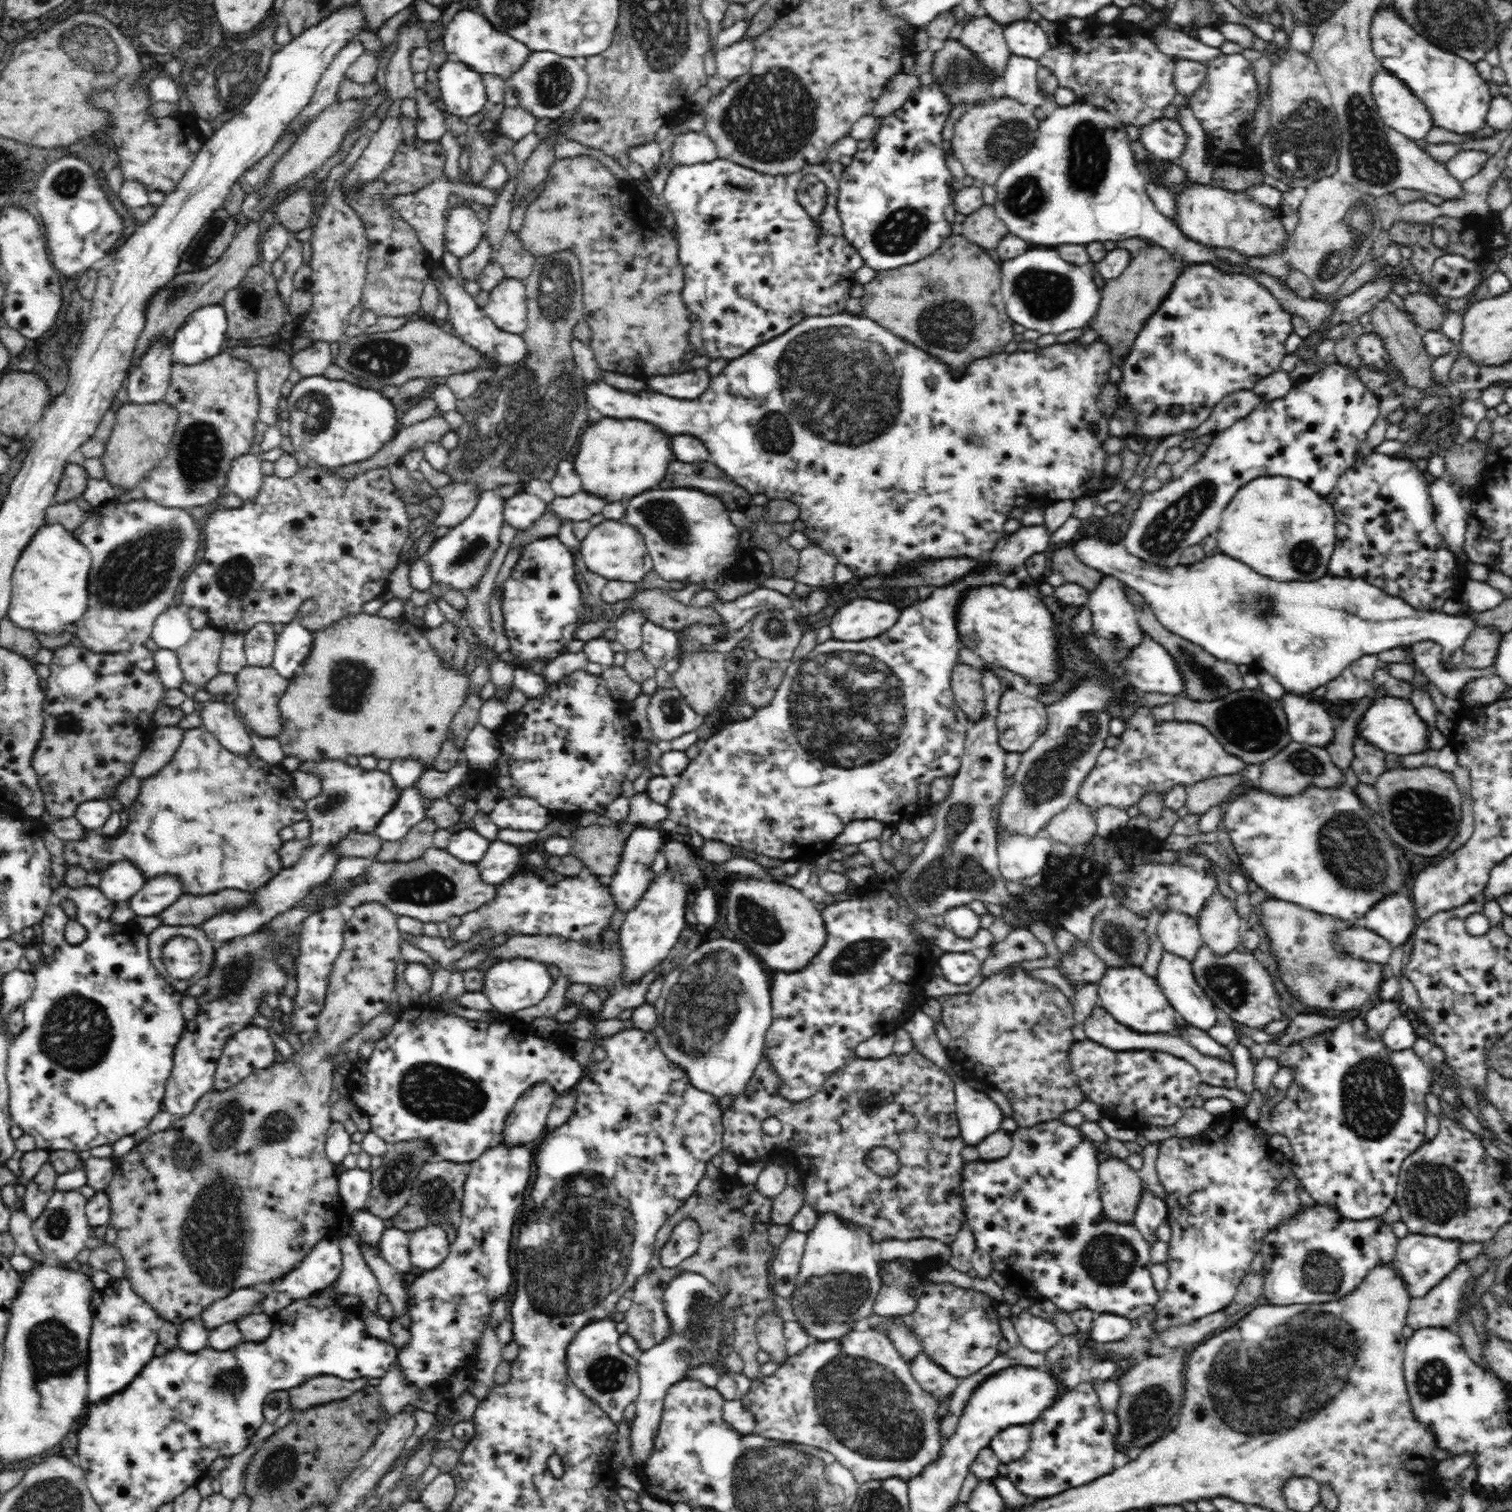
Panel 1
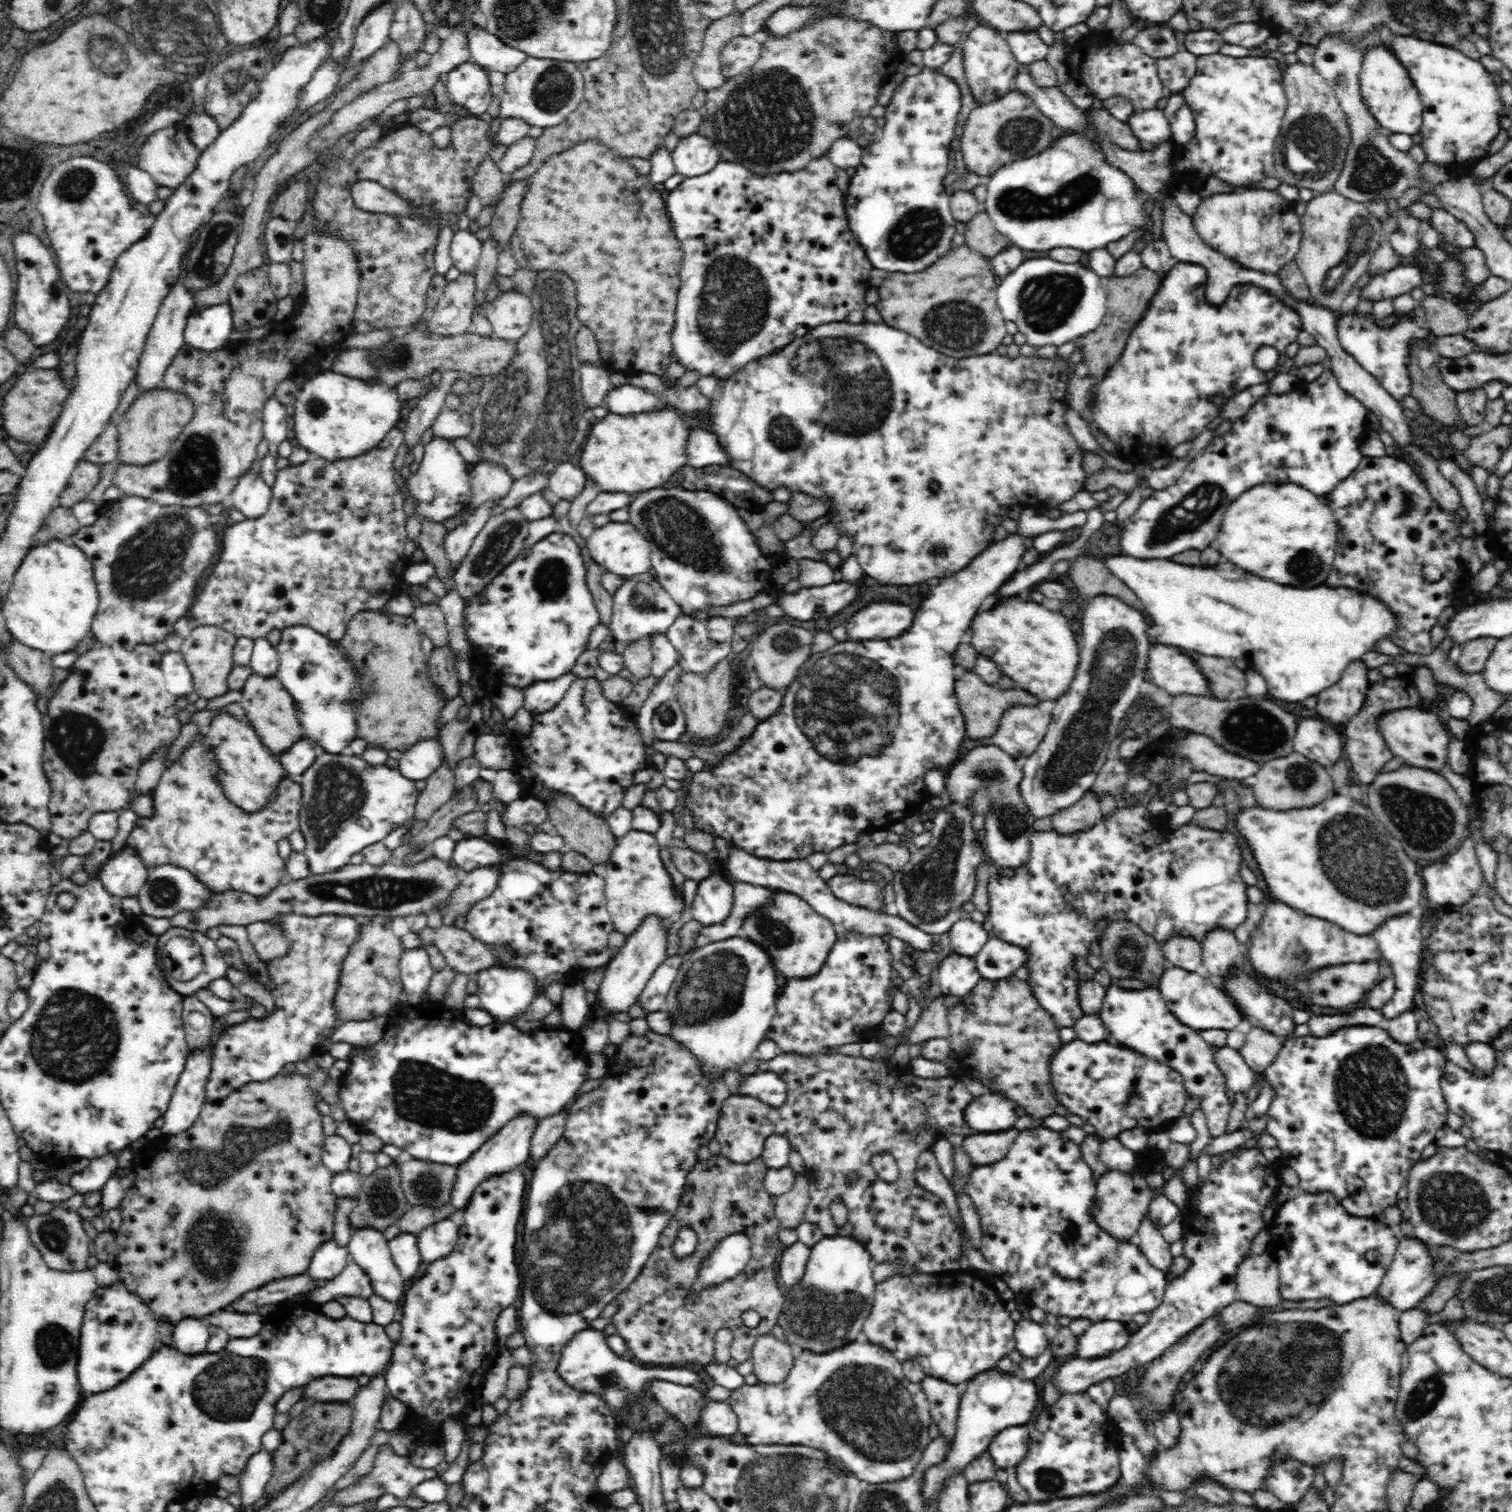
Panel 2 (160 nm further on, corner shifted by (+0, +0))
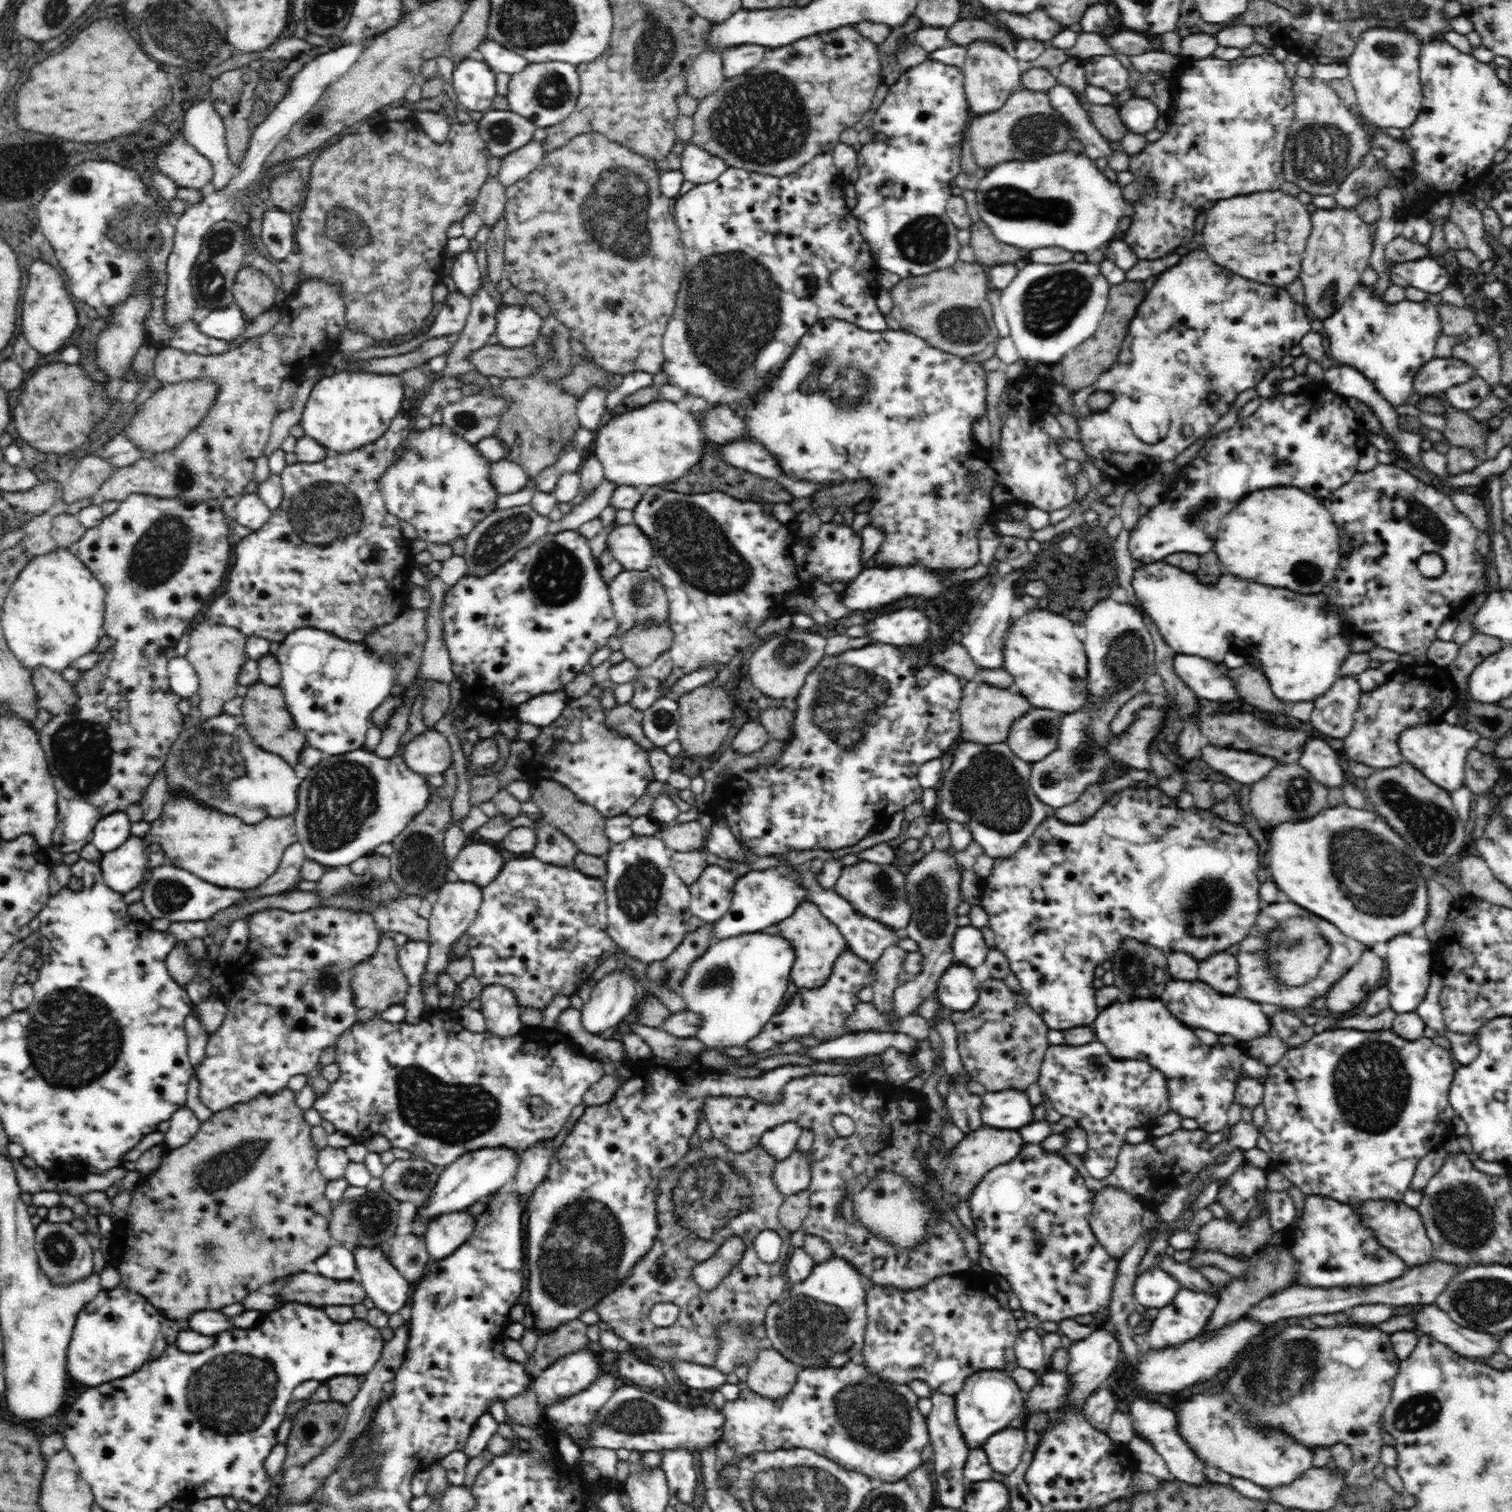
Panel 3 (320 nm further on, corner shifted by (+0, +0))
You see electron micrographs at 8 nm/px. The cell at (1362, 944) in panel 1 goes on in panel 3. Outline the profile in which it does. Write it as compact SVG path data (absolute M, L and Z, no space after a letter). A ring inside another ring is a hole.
M1294 902L1270 903L1270 906L1260 910L1248 936L1239 942L1239 987L1244 990L1246 998L1263 1007L1286 1009L1302 1014L1306 1006L1310 1006L1314 1000L1322 997L1322 994L1325 995L1328 987L1350 970L1369 949L1368 945L1362 944L1359 940L1346 938L1334 924L1310 914L1308 910L1302 910ZM1254 932L1256 936L1270 936L1268 940L1262 940L1254 938ZM1276 972L1282 978L1276 976Z

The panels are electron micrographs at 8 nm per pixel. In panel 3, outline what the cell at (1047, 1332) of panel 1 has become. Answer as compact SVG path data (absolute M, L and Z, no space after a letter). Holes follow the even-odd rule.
M1027 1328L1020 1331L1015 1341L1014 1350L1017 1364L1041 1373L1045 1354L1044 1339L1036 1333L1036 1329Z

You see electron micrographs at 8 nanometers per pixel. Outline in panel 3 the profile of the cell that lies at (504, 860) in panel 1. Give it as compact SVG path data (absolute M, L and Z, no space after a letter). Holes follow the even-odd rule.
M457 881L447 882L439 887L434 898L433 910L428 922L430 923L430 960L428 960L428 976L424 978L423 988L428 983L435 982L435 972L440 969L445 970L447 954L449 948L466 933L468 925L477 915L479 906L484 900L483 887L476 884L476 881Z

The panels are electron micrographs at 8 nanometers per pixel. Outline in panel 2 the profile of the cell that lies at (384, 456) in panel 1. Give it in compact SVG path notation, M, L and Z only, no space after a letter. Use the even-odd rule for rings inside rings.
M442 408L436 420L427 432L427 438L445 438L450 440L456 437L466 437L471 429L470 412L448 410Z

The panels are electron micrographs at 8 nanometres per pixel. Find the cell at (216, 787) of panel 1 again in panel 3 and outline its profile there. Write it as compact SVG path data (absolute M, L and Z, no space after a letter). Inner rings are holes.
M169 786L167 799L162 812L157 819L150 823L150 828L144 836L139 838L144 846L160 846L164 852L166 863L192 872L200 879L225 889L234 889L245 892L256 890L278 871L281 865L284 849L293 842L298 841L295 827L295 813L280 815L279 817L266 817L253 825L242 822L238 816L224 814L216 807L206 805L194 793L186 789Z

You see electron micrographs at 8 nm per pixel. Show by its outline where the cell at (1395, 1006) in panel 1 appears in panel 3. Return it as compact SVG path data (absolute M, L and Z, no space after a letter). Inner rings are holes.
M1410 933L1394 935L1385 944L1388 946L1386 955L1389 972L1387 987L1392 992L1389 998L1389 1009L1396 1014L1416 1011L1417 1006L1426 995L1430 977L1437 970L1435 953L1431 950L1431 944L1426 937L1418 938Z

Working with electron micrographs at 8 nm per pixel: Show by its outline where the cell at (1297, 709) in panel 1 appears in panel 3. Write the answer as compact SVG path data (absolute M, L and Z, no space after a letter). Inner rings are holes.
M1316 732L1305 738L1298 762L1314 775L1316 781L1328 788L1344 784L1340 754Z

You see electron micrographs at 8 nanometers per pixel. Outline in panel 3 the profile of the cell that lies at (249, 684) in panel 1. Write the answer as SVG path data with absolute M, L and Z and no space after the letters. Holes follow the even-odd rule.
M260 681L251 684L243 698L241 709L253 741L264 750L281 756L290 766L296 766L299 750L306 746L307 740L294 723L282 689L278 685L270 686Z

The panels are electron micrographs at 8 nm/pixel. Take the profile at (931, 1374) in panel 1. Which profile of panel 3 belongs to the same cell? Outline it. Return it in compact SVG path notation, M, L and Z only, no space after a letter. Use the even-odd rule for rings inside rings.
M932 1390L929 1396L932 1401L932 1410L925 1416L929 1440L934 1440L934 1474L936 1474L936 1486L938 1488L938 1500L942 1508L954 1508L959 1510L964 1506L966 1480L963 1470L968 1460L969 1448L966 1446L962 1436L962 1431L959 1429L956 1412L956 1397L955 1395L942 1393L942 1391Z

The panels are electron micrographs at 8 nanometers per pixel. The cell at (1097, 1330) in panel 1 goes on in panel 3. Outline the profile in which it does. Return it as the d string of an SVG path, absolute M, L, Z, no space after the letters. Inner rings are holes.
M1104 1326L1094 1329L1086 1338L1078 1340L1068 1348L1070 1362L1067 1366L1068 1375L1074 1381L1074 1390L1066 1398L1066 1406L1083 1406L1085 1398L1100 1386L1105 1385L1106 1378L1111 1374L1113 1368L1118 1364L1121 1345L1116 1338L1116 1331Z

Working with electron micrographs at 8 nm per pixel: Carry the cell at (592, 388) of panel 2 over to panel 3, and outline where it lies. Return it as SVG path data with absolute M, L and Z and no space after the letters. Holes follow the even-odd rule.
M590 386L584 391L577 404L577 415L582 427L595 432L607 417L608 408L604 405L609 391L601 386Z

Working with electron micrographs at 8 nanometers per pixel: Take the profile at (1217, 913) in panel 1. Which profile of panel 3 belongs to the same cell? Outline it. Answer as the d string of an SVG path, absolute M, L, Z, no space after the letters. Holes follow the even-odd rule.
M1229 949L1210 953L1199 962L1199 978L1222 994L1234 995L1240 985L1237 955Z

